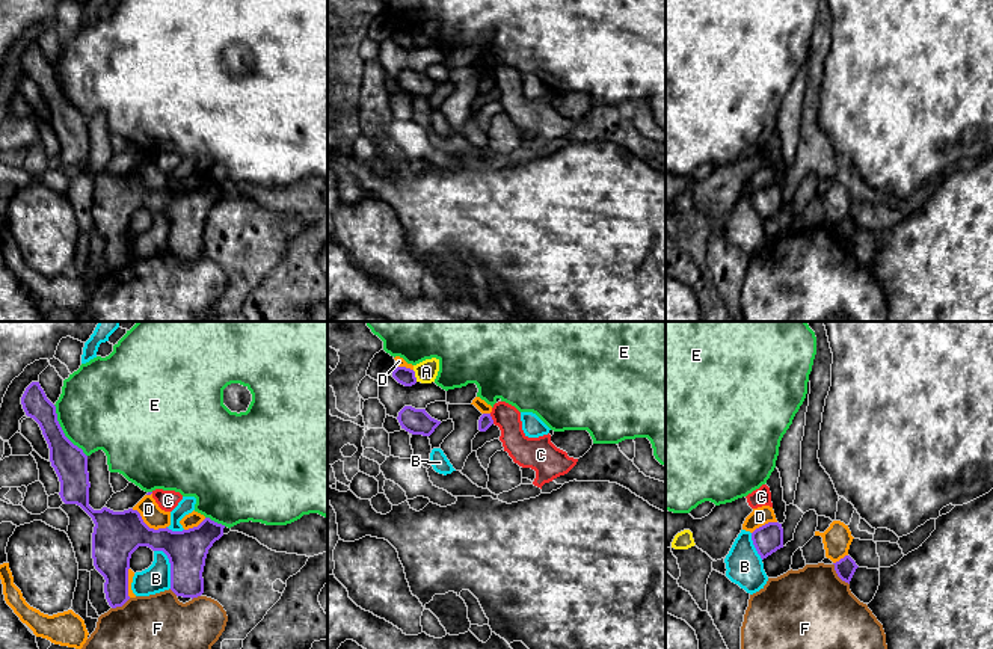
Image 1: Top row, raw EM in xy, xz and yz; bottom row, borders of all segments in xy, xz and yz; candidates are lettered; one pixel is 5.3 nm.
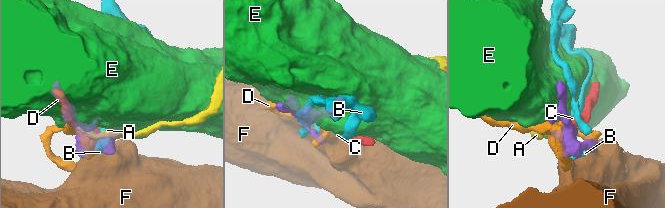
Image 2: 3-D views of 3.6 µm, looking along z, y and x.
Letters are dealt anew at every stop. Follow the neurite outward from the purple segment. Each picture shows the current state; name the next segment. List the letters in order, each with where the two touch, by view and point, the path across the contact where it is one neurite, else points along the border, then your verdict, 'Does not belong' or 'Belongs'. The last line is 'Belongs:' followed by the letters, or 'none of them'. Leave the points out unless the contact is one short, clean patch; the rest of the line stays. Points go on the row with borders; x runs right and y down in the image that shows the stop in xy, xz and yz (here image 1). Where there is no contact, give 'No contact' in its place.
A: Touches purple at xz (414, 376). Does not belong
B: Touches purple at xy (171, 566). Does not belong
C: Touches purple at xz (491, 418). Boundary: xz (489, 414), (494, 423). Does not belong
D: Touches purple at xy (147, 525). Does not belong
E: Touches purple at xy (62, 432). Does not belong
F: Touches purple at yz (838, 575). Does not belong
Belongs: none of them

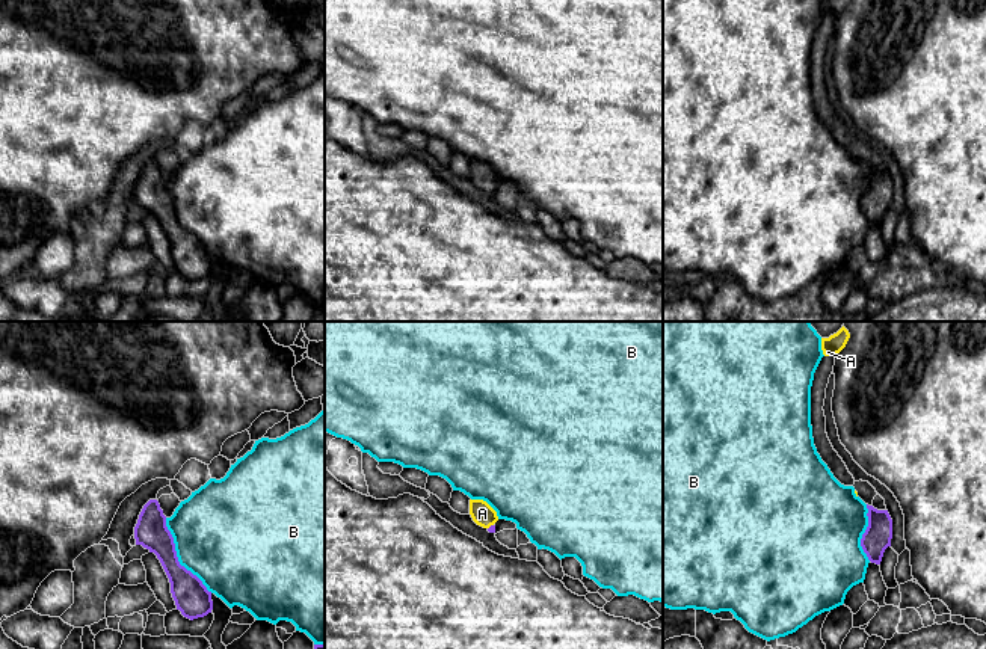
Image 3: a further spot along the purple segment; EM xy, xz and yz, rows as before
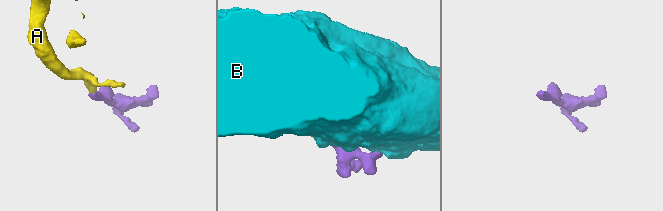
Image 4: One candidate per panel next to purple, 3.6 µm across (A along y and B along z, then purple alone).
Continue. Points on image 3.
A: Touches purple at xz (489, 527). Path across: xz (491, 529), (489, 527), (482, 513). Belongs
B: Touches purple at xy (177, 557). Does not belong
Belongs: A

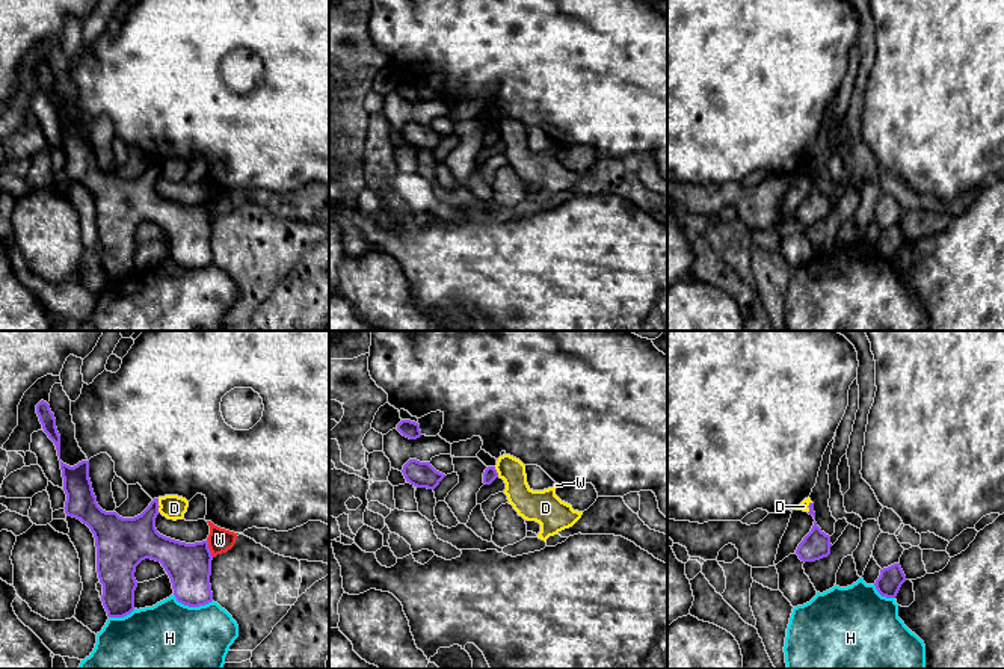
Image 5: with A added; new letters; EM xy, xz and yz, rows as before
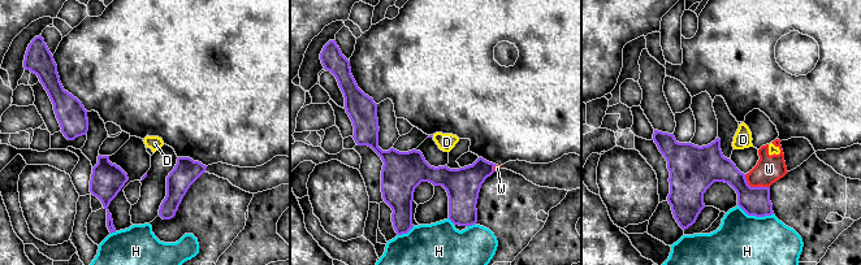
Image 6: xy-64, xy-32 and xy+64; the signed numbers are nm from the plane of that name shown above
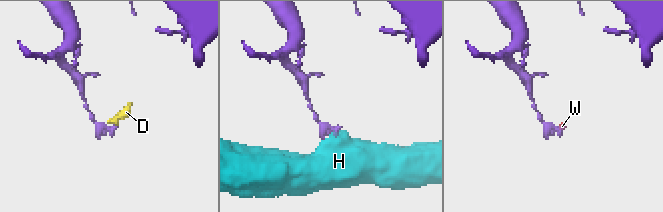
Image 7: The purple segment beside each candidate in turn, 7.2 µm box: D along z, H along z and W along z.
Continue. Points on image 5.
D: Touches purple at xy (159, 506). Boundary: xy (157, 499), (160, 512). Does not belong
H: Touches purple at xy (192, 606). Does not belong
W: Touches purple at xy (209, 548). Boundary: xy (207, 539), (207, 547), (213, 556). Does not belong
Belongs: none of them

